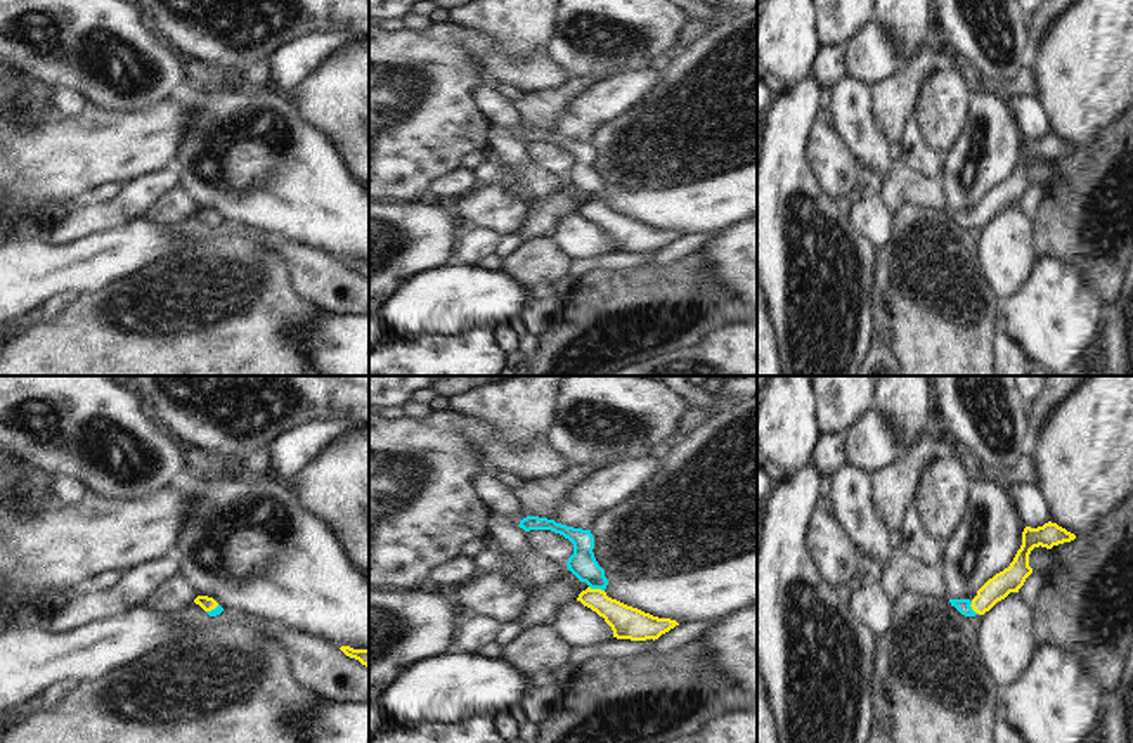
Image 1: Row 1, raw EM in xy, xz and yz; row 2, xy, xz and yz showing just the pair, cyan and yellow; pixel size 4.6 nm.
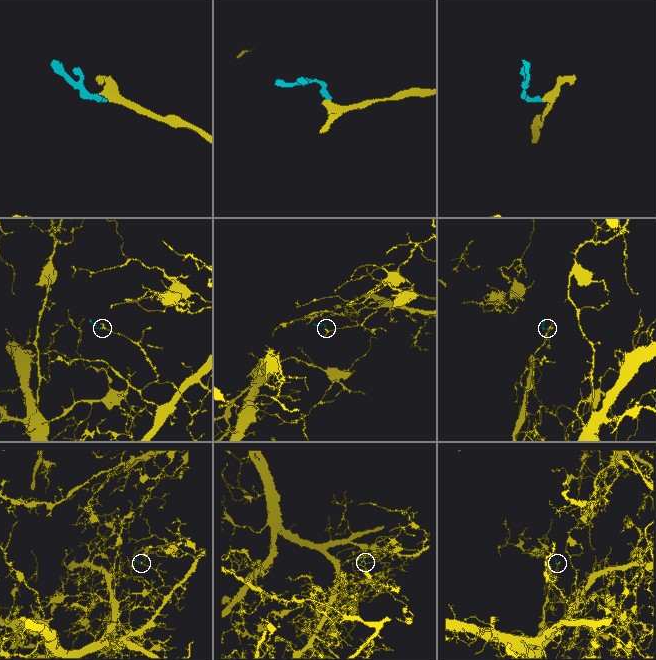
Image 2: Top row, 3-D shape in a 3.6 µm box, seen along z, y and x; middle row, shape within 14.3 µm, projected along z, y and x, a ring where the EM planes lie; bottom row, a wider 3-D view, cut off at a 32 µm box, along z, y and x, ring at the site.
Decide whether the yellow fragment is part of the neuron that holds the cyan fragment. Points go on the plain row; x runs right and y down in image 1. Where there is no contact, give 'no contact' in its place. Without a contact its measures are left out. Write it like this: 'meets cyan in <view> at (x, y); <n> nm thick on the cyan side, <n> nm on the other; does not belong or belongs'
meets cyan in xz at (596, 200); 130 nm thick on the cyan side, 150 nm on the other; belongs

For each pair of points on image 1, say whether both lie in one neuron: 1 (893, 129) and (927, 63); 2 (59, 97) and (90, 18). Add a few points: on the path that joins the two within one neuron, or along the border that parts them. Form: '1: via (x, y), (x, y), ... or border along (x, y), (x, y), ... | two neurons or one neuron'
1: via (893, 113), (896, 96), (912, 78) | one neuron
2: border along (54, 87), (71, 87), (89, 104) | two neurons

